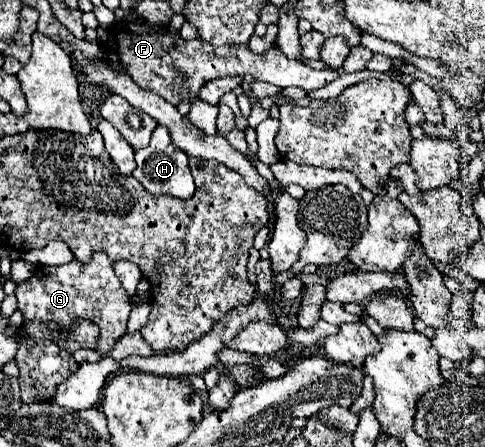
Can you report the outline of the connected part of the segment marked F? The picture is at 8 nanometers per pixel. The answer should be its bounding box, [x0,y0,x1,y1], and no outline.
[100,20,338,106]

